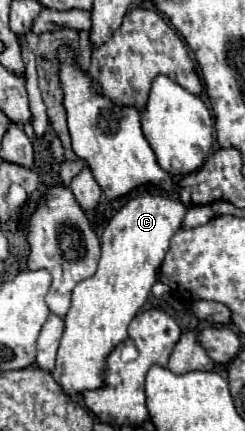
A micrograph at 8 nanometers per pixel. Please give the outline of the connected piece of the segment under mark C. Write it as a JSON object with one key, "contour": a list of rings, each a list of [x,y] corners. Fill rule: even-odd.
{"contour":[[[141,190],[109,220],[109,224],[101,236],[99,268],[91,278],[79,282],[75,286],[73,302],[65,316],[65,332],[61,338],[61,346],[59,346],[57,362],[55,362],[55,370],[53,370],[53,378],[59,382],[59,386],[65,390],[65,394],[73,396],[73,394],[81,394],[83,390],[93,390],[97,386],[103,386],[101,370],[105,366],[105,356],[117,344],[127,340],[127,336],[129,336],[127,328],[129,328],[131,320],[135,318],[135,314],[139,312],[139,308],[145,304],[145,300],[151,292],[151,286],[157,282],[161,262],[169,250],[169,242],[171,242],[173,234],[183,226],[185,212],[187,212],[187,208],[179,200],[175,200],[167,194],[161,194],[161,192]]]}

